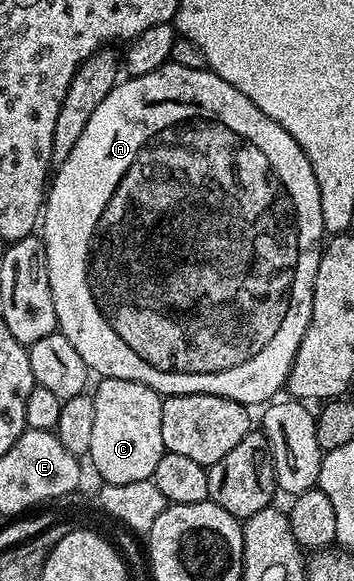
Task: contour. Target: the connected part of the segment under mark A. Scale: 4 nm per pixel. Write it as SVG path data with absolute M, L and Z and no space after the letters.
M167 62L156 72L148 72L148 76L139 78L127 77L119 81L117 86L100 100L96 112L92 112L92 117L88 119L88 124L84 132L80 132L80 140L76 140L76 148L53 171L52 181L49 183L44 209L40 215L40 237L42 243L46 245L46 255L48 256L48 284L52 288L52 304L56 304L56 320L58 330L68 340L72 340L72 348L80 352L80 360L91 371L94 370L102 378L119 378L120 380L136 380L148 388L152 388L156 393L169 396L172 394L211 394L212 396L224 396L228 400L236 400L247 408L254 408L257 402L266 404L275 397L277 390L281 391L286 384L286 377L292 368L292 360L296 356L296 348L300 348L300 340L304 340L304 332L308 328L308 320L312 320L312 292L316 284L316 268L322 259L324 249L324 216L320 212L320 190L316 184L316 176L312 172L312 166L308 156L304 156L304 150L272 116L264 116L240 88L232 88L228 80L216 76L208 68L197 70L196 68L184 68L175 62Z

